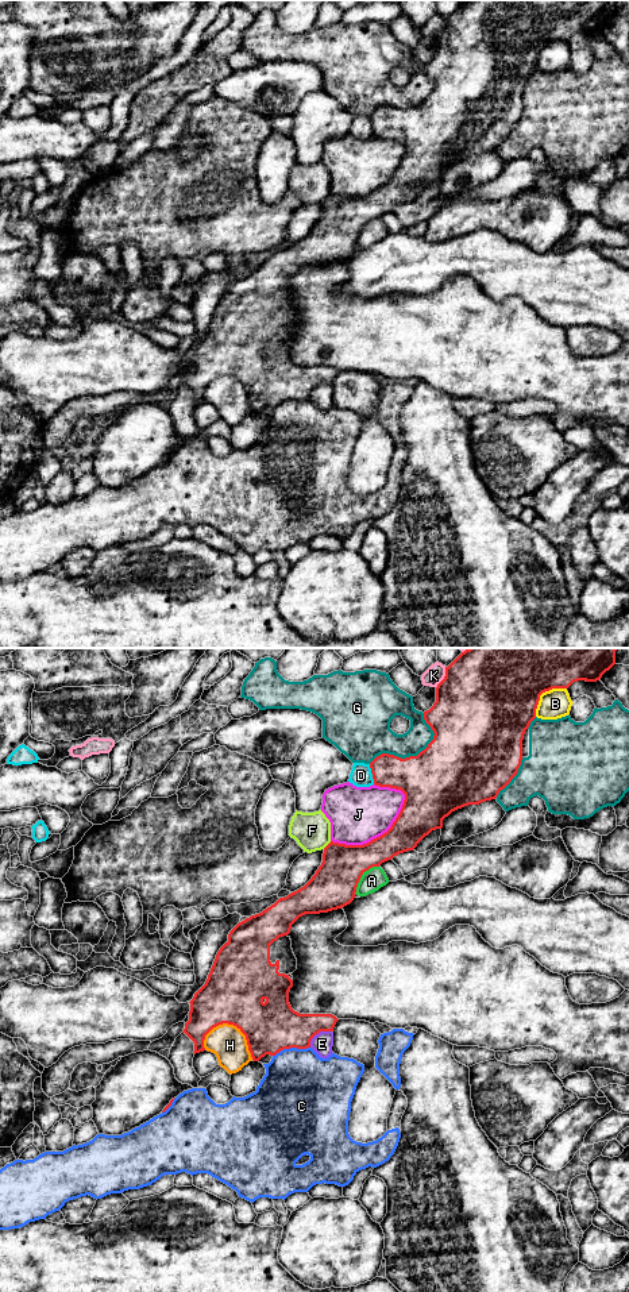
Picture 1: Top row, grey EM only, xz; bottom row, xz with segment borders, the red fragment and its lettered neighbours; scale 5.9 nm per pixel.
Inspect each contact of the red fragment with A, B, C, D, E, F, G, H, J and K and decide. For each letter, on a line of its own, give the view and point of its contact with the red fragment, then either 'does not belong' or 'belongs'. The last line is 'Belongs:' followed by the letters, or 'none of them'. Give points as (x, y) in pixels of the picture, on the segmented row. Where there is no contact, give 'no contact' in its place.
A: xz (361, 876) | does not belong
B: xz (543, 691) | does not belong
C: xz (290, 1046) | does not belong
D: xz (371, 772) | does not belong
E: xz (317, 1033) | does not belong
F: xz (328, 844) | does not belong
G: xz (413, 756) | does not belong
H: xz (236, 1026) | does not belong
J: xz (377, 837) | does not belong
K: xz (444, 678) | does not belong
Belongs: none of them

